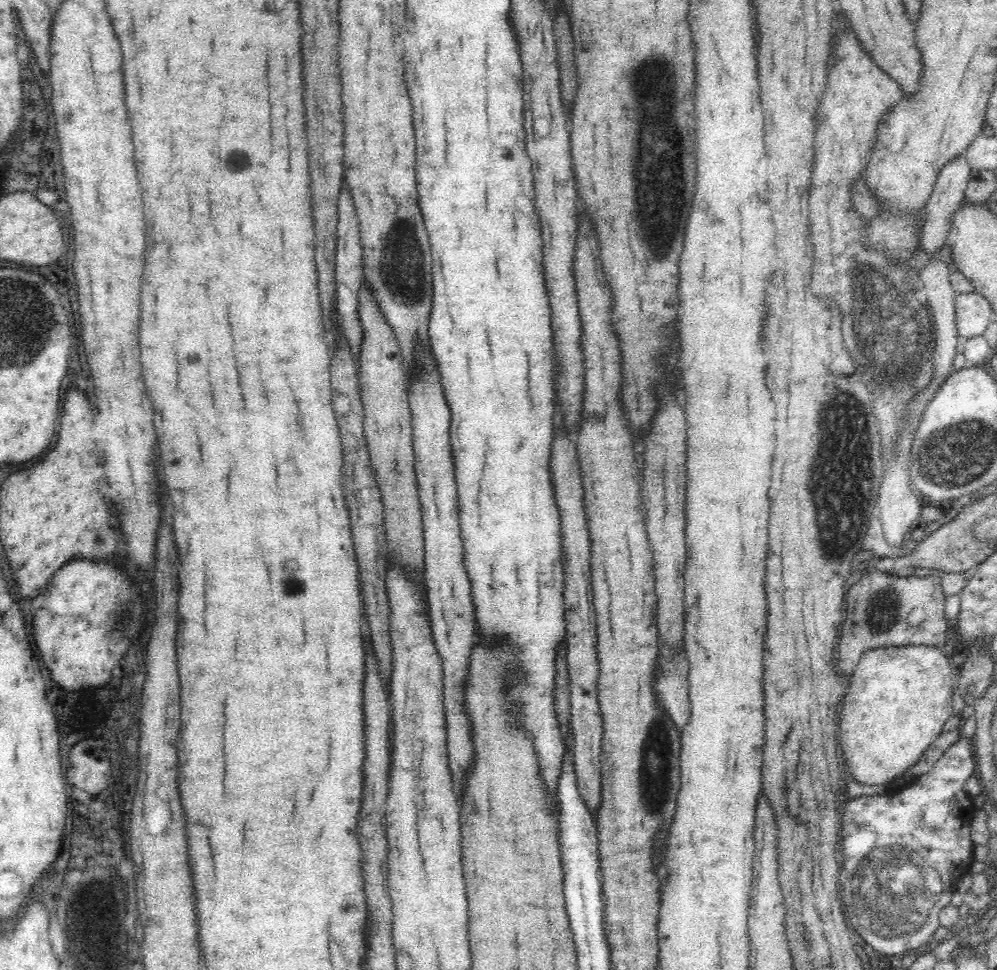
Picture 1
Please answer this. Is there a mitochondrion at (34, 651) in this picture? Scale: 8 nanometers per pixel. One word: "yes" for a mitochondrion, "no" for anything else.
no

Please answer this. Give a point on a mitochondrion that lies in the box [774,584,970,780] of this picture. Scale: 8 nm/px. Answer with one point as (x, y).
(882, 611)

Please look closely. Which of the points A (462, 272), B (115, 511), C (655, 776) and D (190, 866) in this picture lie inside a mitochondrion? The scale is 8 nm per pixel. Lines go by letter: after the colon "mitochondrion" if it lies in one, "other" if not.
A: other
B: other
C: mitochondrion
D: other

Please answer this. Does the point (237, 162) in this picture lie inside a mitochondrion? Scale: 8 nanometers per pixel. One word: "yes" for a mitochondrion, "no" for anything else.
no

